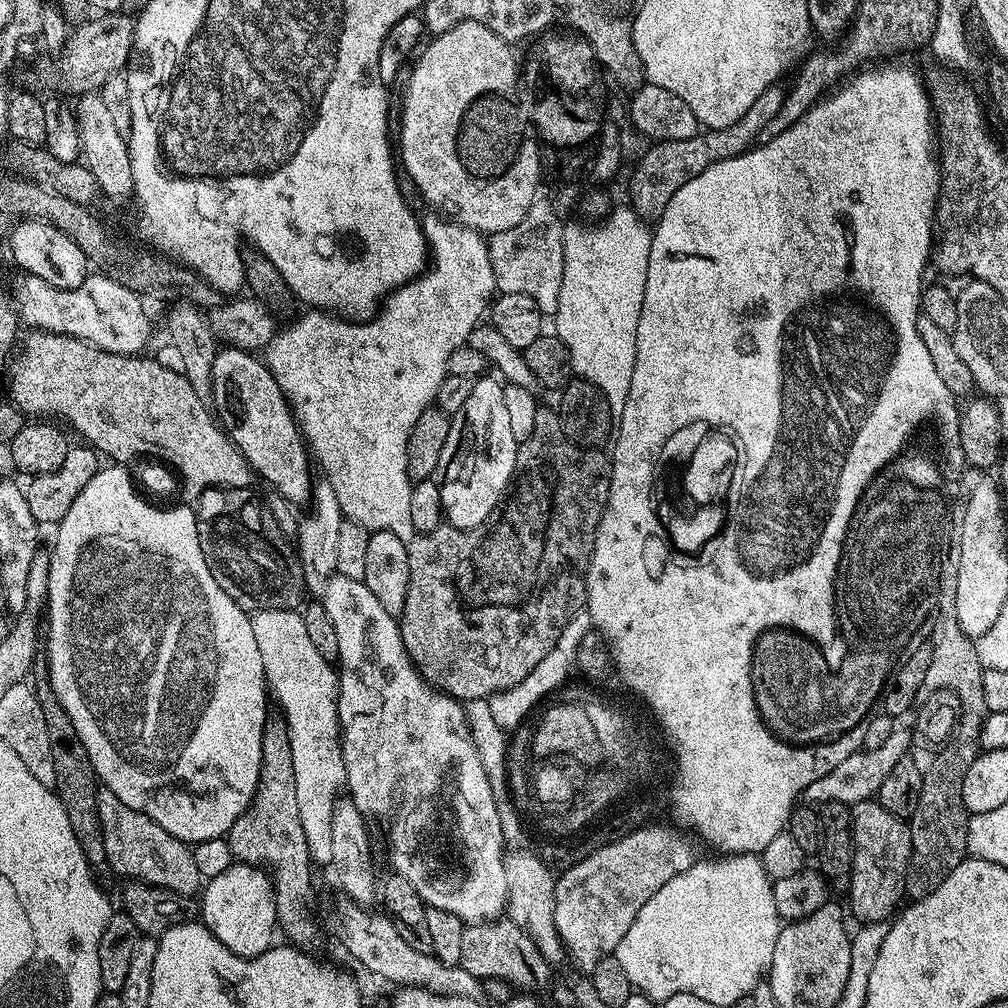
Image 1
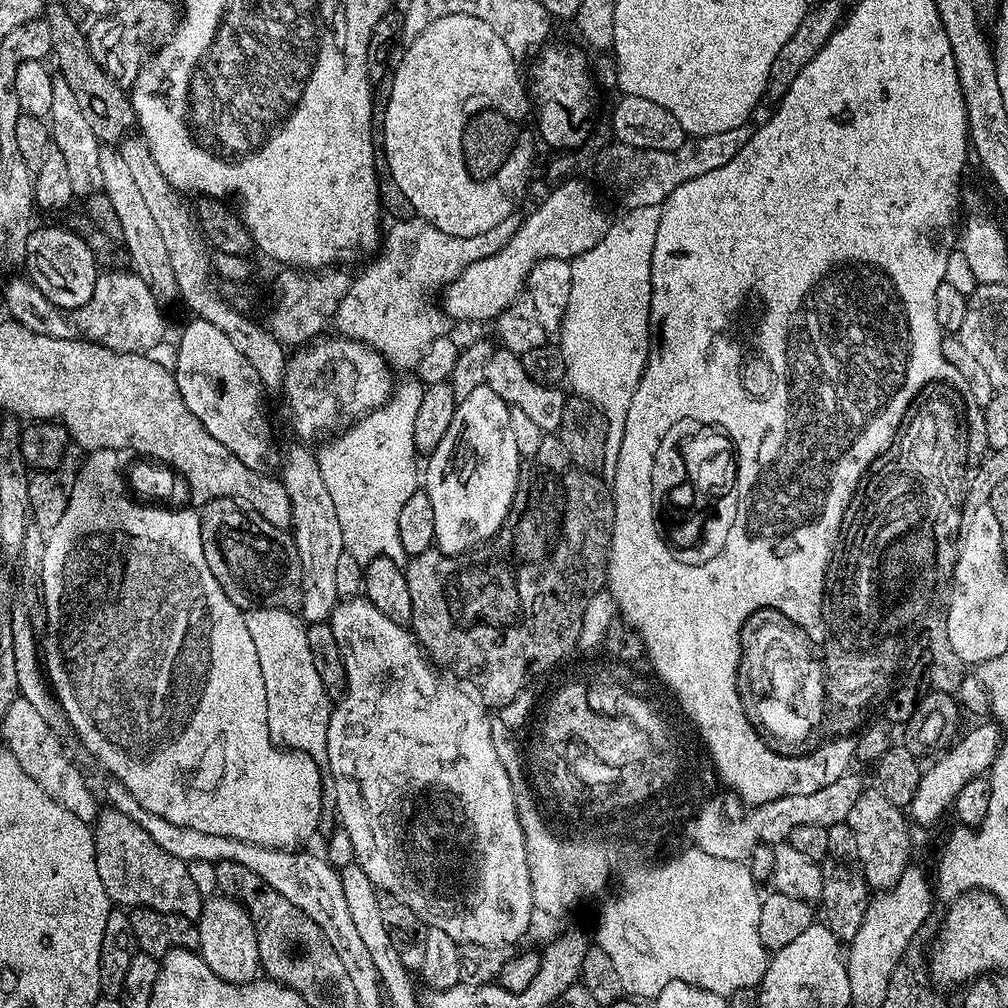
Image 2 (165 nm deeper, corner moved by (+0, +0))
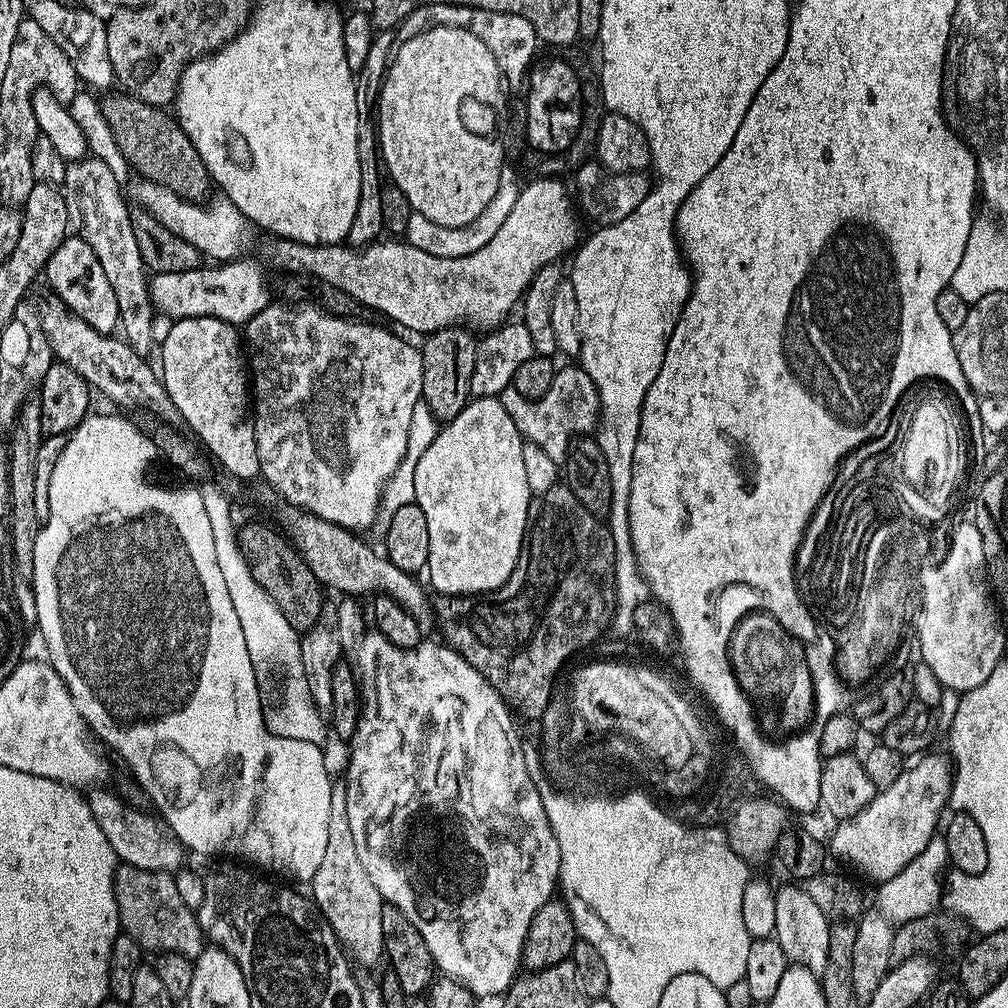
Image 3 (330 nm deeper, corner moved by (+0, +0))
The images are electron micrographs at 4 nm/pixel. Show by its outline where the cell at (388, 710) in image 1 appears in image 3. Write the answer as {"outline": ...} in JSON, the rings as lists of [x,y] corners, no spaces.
{"outline":[[[368,630],[356,647],[354,659],[362,697],[362,715],[350,741],[352,749],[348,752],[346,779],[346,814],[350,822],[350,834],[354,838],[354,850],[358,850],[358,858],[362,858],[362,866],[370,882],[378,886],[378,894],[382,894],[385,905],[400,908],[402,914],[406,914],[406,918],[418,926],[418,934],[422,934],[426,946],[430,946],[430,954],[443,975],[462,982],[462,986],[466,986],[477,998],[503,997],[521,971],[524,939],[530,930],[530,922],[534,922],[534,914],[542,910],[545,902],[553,899],[560,879],[558,838],[542,806],[536,781],[530,778],[526,768],[522,740],[516,737],[516,730],[512,726],[513,713],[492,683],[481,672],[474,670],[466,658],[443,642],[422,642],[416,648],[403,648],[394,646],[394,642],[386,642],[380,632]]]}

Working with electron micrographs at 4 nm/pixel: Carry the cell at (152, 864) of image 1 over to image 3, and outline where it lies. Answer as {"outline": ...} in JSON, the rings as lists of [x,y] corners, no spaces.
{"outline":[[[120,864],[114,882],[120,927],[145,953],[173,952],[195,958],[206,946],[205,934],[199,926],[197,913],[182,902],[175,880],[175,875],[166,872],[138,870],[129,864]]]}

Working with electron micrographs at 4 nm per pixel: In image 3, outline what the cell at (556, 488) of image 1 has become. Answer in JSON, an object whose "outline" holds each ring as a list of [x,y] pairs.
{"outline":[[[558,482],[550,490],[533,495],[524,545],[507,582],[493,592],[474,596],[440,596],[434,604],[434,616],[444,635],[443,643],[481,672],[517,713],[536,722],[551,701],[560,667],[575,652],[595,643],[596,632],[606,630],[605,622],[611,624],[615,609],[614,538],[607,523],[586,510],[567,483]]]}

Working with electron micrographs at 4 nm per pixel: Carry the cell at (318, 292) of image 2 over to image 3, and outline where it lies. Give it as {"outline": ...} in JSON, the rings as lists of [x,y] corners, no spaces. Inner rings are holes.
{"outline":[[[381,32],[373,35],[370,54],[366,54],[366,63],[362,70],[355,73],[356,101],[358,102],[358,170],[362,179],[358,181],[358,211],[354,213],[354,223],[350,225],[347,243],[352,246],[363,246],[381,239],[385,231],[382,218],[382,190],[385,185],[380,181],[382,164],[378,159],[378,105],[380,87],[384,85],[384,76],[388,72],[390,57],[394,52],[392,32]],[[381,232],[381,233],[380,233]]]}

